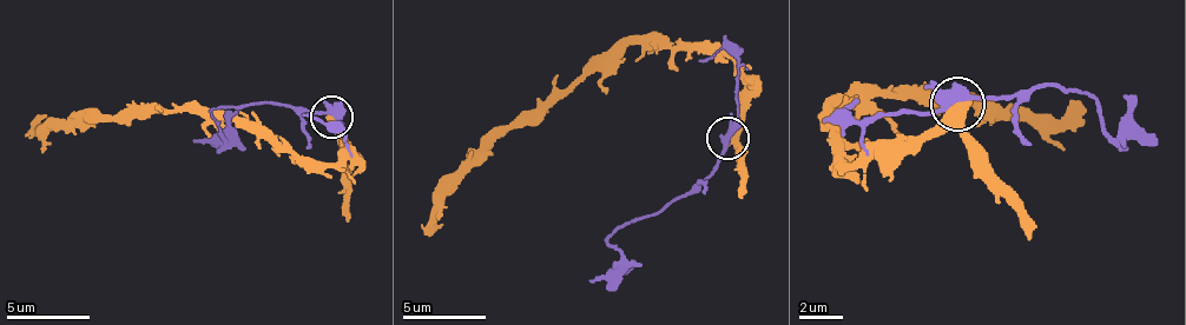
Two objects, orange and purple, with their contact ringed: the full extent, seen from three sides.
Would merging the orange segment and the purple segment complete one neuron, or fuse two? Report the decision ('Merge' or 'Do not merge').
Do not merge

